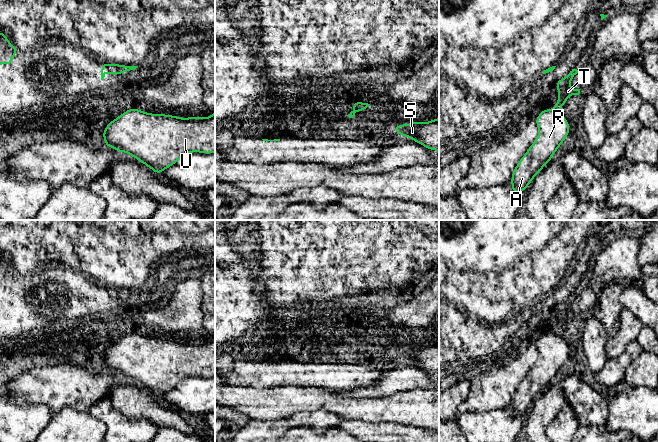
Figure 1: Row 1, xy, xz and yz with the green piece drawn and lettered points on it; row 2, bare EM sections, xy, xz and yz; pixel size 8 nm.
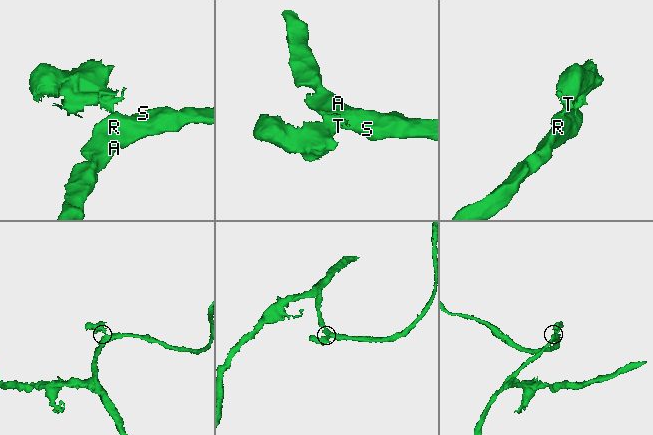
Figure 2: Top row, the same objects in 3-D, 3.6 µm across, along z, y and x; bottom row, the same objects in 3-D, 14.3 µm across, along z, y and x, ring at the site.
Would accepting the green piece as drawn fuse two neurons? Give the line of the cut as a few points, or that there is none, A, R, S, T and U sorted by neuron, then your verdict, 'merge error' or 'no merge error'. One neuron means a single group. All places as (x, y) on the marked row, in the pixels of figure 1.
yz (552, 108), (557, 111) | A R S U / T | merge error

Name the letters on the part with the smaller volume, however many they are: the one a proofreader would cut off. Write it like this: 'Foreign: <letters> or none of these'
Foreign: T

